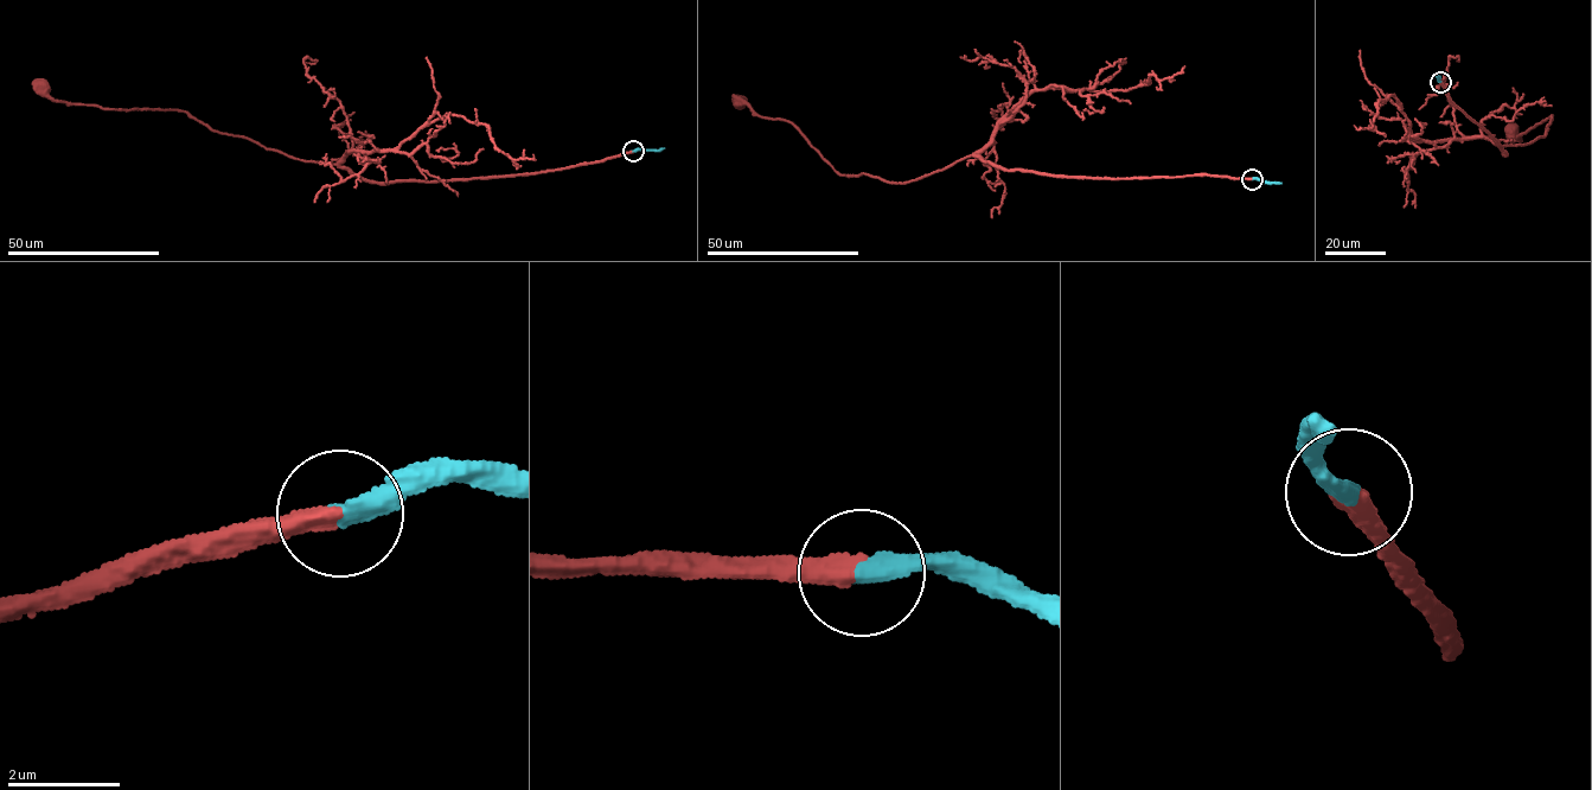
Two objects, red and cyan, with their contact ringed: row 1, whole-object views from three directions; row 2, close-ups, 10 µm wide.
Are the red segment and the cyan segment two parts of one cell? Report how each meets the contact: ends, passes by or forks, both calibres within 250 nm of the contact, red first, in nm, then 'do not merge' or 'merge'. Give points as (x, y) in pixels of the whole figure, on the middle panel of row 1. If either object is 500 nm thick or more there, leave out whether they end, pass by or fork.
red ends | cyan ends | 400/360 nm | merge

